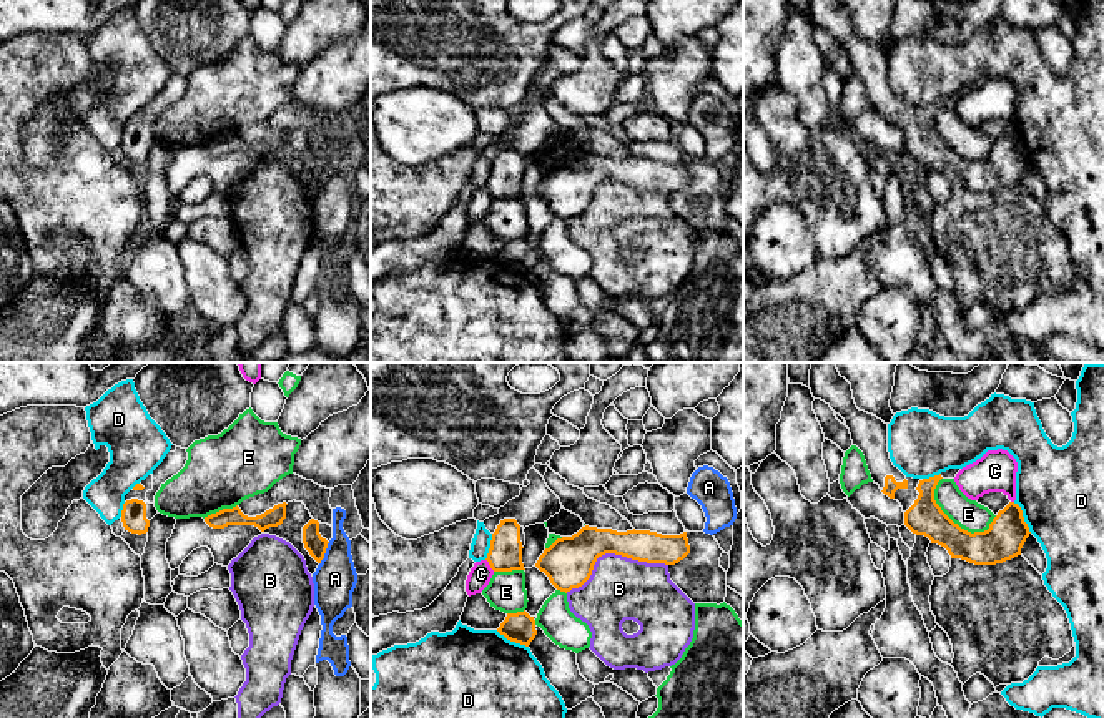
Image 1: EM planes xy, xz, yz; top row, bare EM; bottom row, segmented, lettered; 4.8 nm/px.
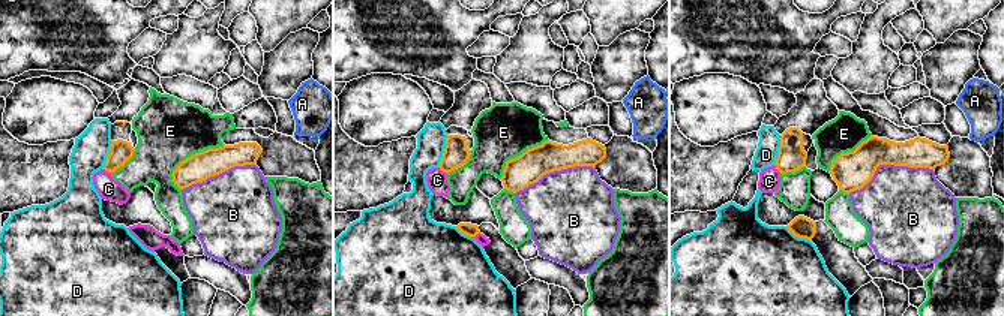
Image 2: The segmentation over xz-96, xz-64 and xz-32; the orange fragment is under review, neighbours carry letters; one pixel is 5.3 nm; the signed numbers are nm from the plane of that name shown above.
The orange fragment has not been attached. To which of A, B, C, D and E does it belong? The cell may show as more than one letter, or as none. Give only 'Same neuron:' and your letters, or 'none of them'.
Same neuron: none of them

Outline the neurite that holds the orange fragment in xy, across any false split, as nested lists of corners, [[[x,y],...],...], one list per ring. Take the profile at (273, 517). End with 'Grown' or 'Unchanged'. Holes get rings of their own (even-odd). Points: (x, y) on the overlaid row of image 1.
[[[286,502],[274,505],[261,515],[248,517],[236,505],[233,509],[223,509],[216,514],[205,517],[205,522],[213,529],[224,529],[228,525],[254,525],[261,532],[269,527],[278,527],[286,519]]]. Unchanged

